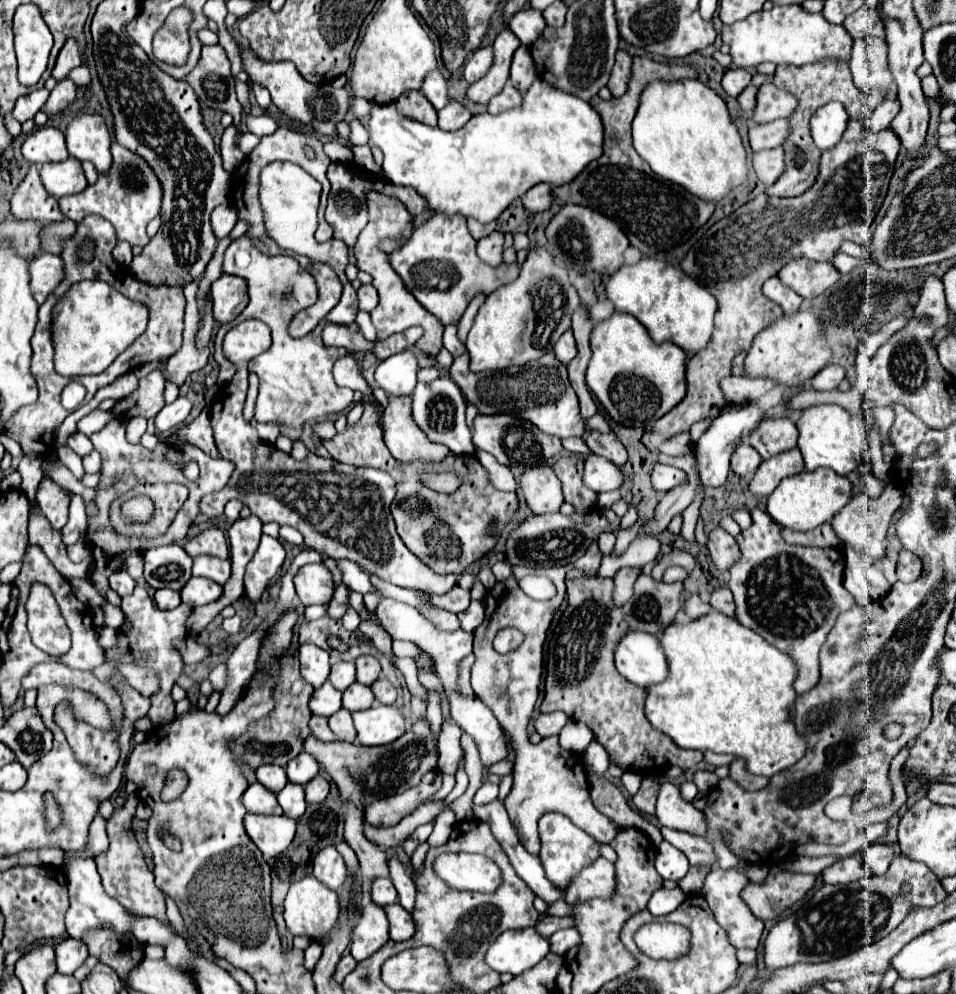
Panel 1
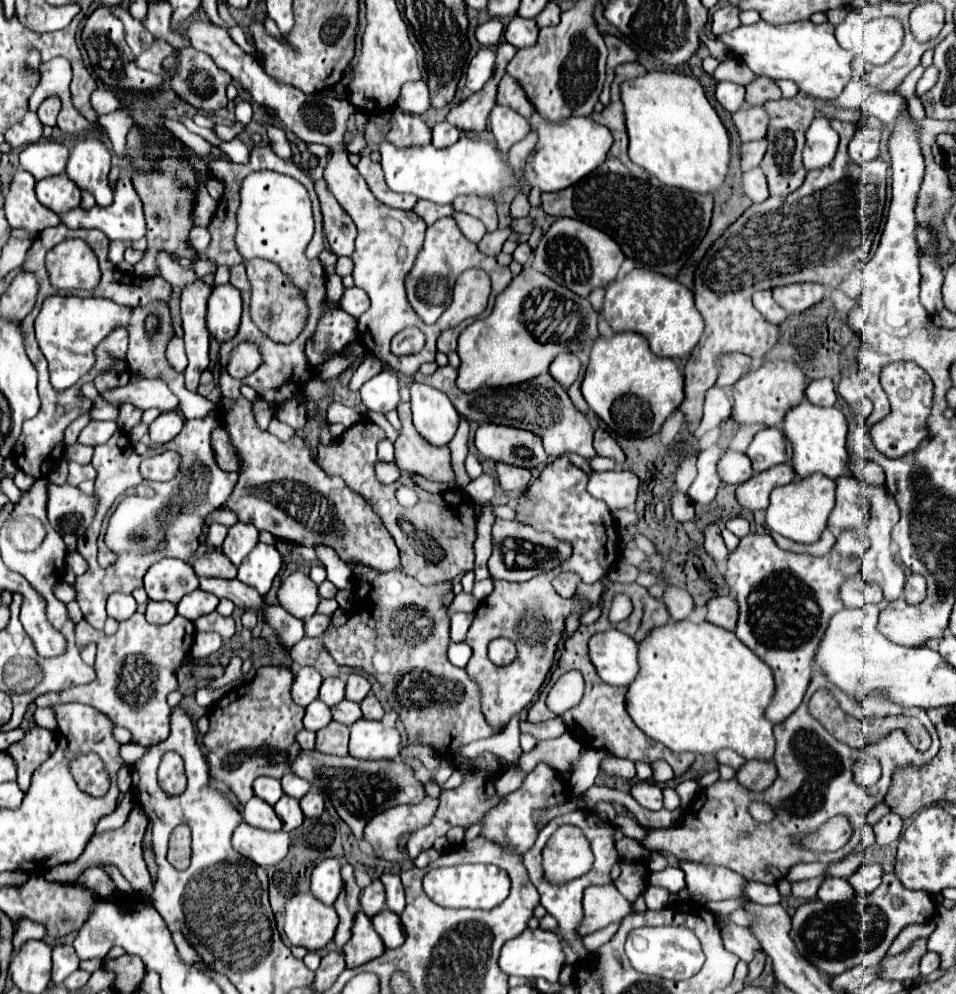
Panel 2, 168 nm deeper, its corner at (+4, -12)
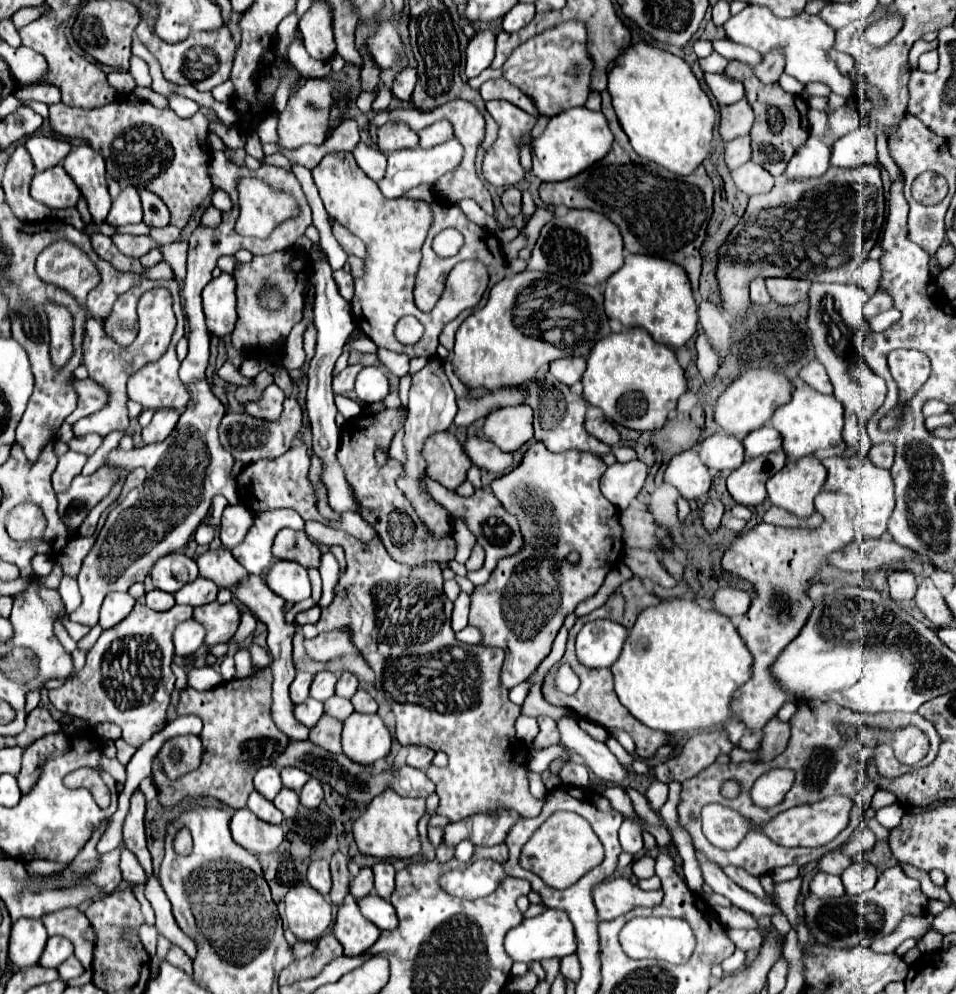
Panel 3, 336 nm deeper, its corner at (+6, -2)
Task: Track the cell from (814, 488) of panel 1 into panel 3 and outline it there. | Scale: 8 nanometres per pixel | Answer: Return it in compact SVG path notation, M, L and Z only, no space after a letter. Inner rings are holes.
M803 456L803 460L785 464L777 474L767 480L769 500L793 512L795 516L811 516L815 512L813 500L819 494L827 472L815 456Z

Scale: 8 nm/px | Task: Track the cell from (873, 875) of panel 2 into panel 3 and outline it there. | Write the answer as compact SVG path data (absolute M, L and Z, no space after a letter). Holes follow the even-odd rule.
M853 862L843 874L841 874L845 892L849 896L859 896L859 892L867 892L877 882L877 868L869 862Z

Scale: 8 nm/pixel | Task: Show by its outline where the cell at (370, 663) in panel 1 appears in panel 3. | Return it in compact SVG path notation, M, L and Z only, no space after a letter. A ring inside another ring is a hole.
M343 672L343 676L337 682L337 692L335 694L343 696L343 698L351 698L357 692L357 688L359 688L359 680L353 674Z

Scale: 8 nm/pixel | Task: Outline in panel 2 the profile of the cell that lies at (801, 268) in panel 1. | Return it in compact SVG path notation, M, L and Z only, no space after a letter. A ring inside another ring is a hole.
M801 282L801 284L789 284L773 288L775 302L789 310L789 314L805 312L809 306L821 302L827 296L827 288L823 284L815 282Z

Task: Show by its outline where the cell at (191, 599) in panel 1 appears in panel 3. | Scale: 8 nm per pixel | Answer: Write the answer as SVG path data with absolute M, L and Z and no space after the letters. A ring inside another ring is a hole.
M199 576L197 580L193 580L191 584L183 586L177 594L175 600L179 604L189 604L189 606L203 606L207 602L213 602L217 598L217 584L213 580L207 580L203 576Z

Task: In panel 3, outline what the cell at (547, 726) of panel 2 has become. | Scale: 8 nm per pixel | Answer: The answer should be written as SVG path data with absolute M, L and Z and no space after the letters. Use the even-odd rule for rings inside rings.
M307 522L305 532L311 540L319 544L341 544L347 556L347 572L339 578L335 586L333 602L323 608L321 620L317 624L305 624L301 630L305 638L313 638L321 632L333 630L335 626L349 626L353 632L353 644L359 648L365 662L377 676L377 684L385 698L393 706L397 716L397 740L407 744L427 746L431 750L443 750L449 756L445 768L429 768L427 776L435 782L437 794L441 798L437 814L447 816L451 822L459 822L473 814L487 814L497 808L511 808L521 816L537 816L541 812L543 800L535 800L529 792L527 780L527 746L515 736L515 720L521 708L511 704L507 692L499 686L503 648L483 648L483 644L463 644L455 638L451 628L453 602L443 592L443 578L439 564L419 564L407 566L395 562L379 538L363 544L353 536L325 526L321 522Z

